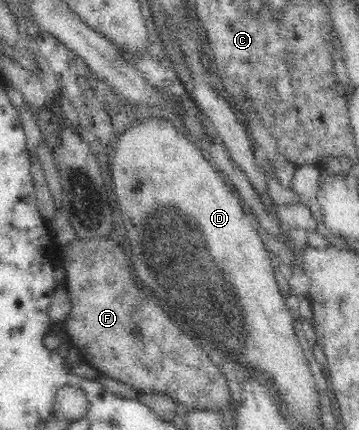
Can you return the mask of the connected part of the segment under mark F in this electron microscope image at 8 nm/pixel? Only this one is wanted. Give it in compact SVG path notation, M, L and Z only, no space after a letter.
M75 236L68 245L61 248L60 253L62 254L62 266L65 270L65 287L71 300L71 312L62 323L62 326L65 334L78 348L83 349L84 346L99 346L100 351L105 357L105 361L116 360L117 372L115 377L110 376L110 366L102 366L100 371L98 371L100 374L106 374L106 377L108 378L116 378L116 381L122 380L122 383L126 383L128 388L136 390L139 394L160 393L168 395L177 404L182 404L182 406L187 409L208 408L213 411L223 412L233 403L234 399L230 393L228 383L226 383L226 377L220 371L219 366L212 364L212 362L210 362L210 358L206 356L206 352L204 352L200 346L196 346L196 344L194 344L194 342L192 342L192 340L190 340L190 338L188 338L188 336L186 336L186 334L184 334L184 332L182 332L182 330L180 330L180 328L178 328L178 326L168 318L168 316L164 316L164 314L160 312L160 308L156 308L156 304L146 304L146 302L150 302L150 298L146 298L146 294L140 294L140 290L136 288L136 282L134 282L132 272L130 272L130 259L126 257L126 254L124 254L122 248L117 242L114 242L114 240L108 237L80 239L80 237Z

